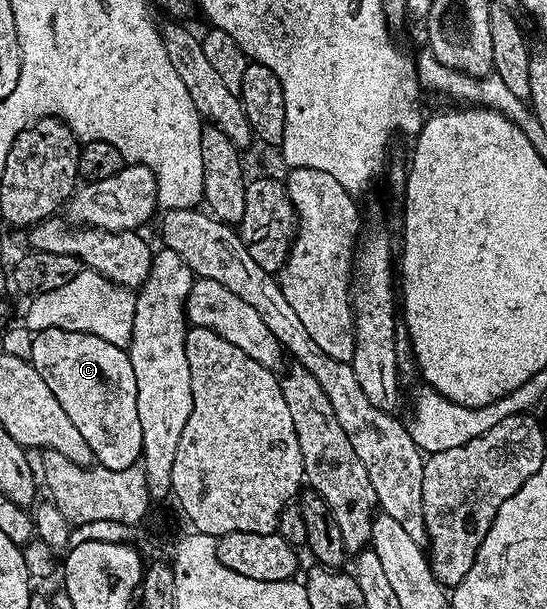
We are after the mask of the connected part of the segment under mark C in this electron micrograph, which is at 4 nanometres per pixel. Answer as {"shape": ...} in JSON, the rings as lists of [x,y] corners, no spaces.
{"shape":[[[60,328],[39,330],[32,340],[32,352],[28,361],[44,376],[44,384],[52,388],[52,396],[60,400],[60,408],[68,412],[68,420],[76,424],[84,444],[92,448],[97,465],[109,470],[126,469],[135,465],[142,457],[140,421],[136,410],[136,377],[126,350],[100,340],[84,332],[68,332]]]}

